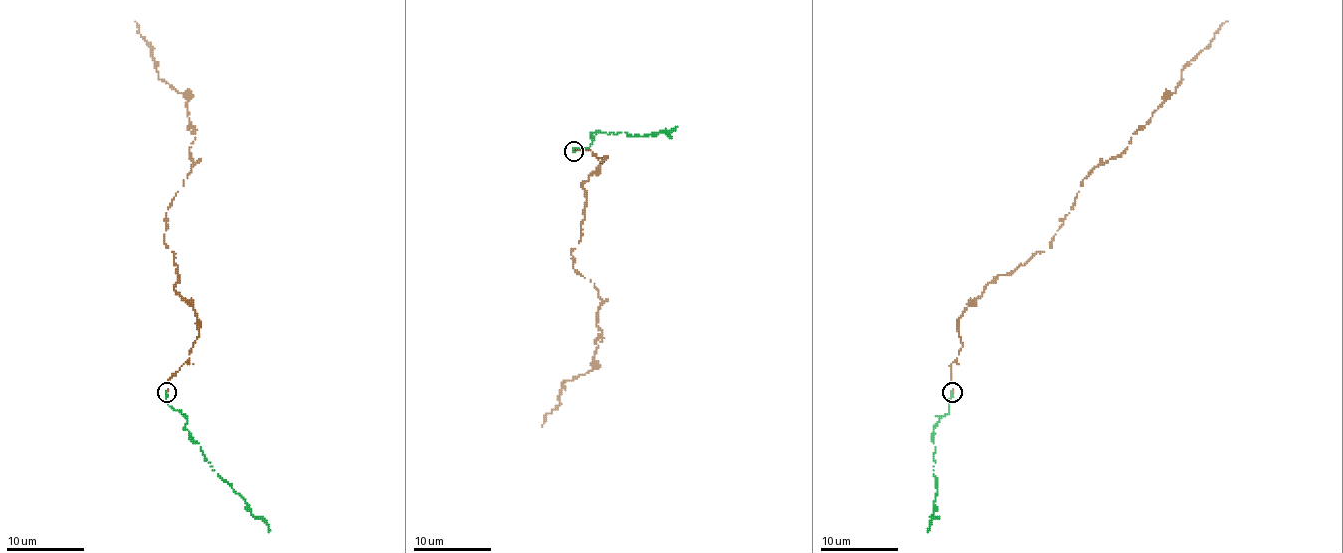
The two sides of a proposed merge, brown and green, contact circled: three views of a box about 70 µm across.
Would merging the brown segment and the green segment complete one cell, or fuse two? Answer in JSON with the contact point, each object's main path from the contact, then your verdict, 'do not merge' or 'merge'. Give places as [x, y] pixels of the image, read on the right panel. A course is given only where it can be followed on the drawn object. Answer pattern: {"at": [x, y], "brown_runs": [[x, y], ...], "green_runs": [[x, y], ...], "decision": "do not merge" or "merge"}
{"at": [952, 392], "brown_runs": [[953, 393], [958, 319], [999, 275], [1051, 242], [1084, 178], [1125, 149], [1228, 21]], "green_runs": [[951, 393], [949, 412], [939, 420], [933, 435], [937, 495], [927, 532]], "decision": "merge"}

